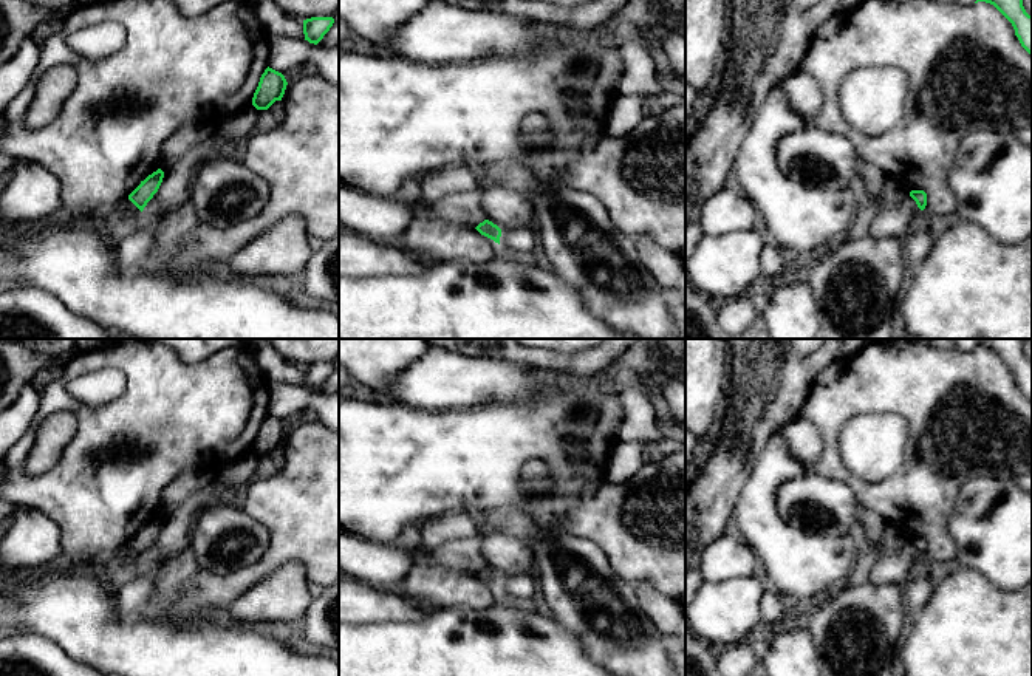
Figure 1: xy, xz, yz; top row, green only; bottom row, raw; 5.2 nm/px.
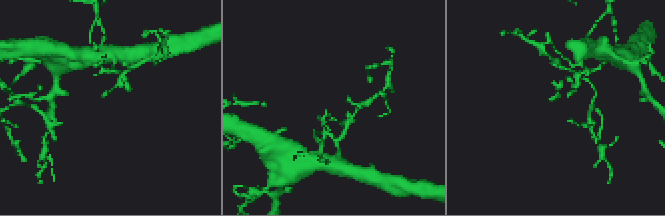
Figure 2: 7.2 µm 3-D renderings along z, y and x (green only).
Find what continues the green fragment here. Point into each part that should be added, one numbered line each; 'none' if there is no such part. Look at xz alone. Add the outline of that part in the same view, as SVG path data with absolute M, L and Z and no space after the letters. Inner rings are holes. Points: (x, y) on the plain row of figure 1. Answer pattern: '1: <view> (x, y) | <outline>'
none

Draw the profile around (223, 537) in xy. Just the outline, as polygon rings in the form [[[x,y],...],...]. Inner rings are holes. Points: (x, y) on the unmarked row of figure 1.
[[[212,503],[201,509],[193,521],[189,548],[201,569],[227,574],[237,568],[255,565],[271,543],[269,531],[251,518],[241,504]]]

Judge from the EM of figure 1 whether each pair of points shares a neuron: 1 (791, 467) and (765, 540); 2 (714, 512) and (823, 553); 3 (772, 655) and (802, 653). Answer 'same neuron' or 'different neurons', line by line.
1: same neuron
2: different neurons
3: same neuron

